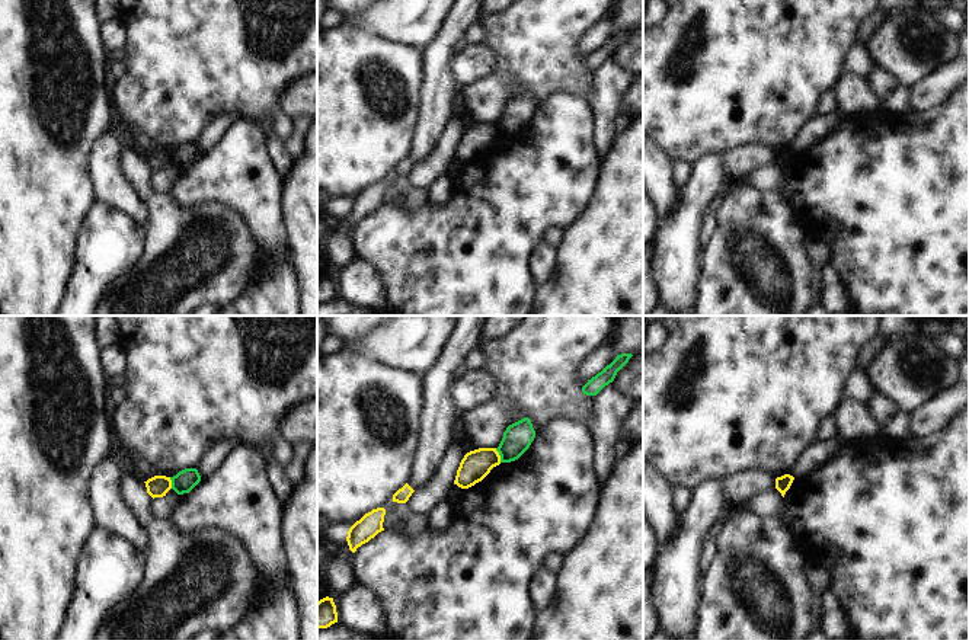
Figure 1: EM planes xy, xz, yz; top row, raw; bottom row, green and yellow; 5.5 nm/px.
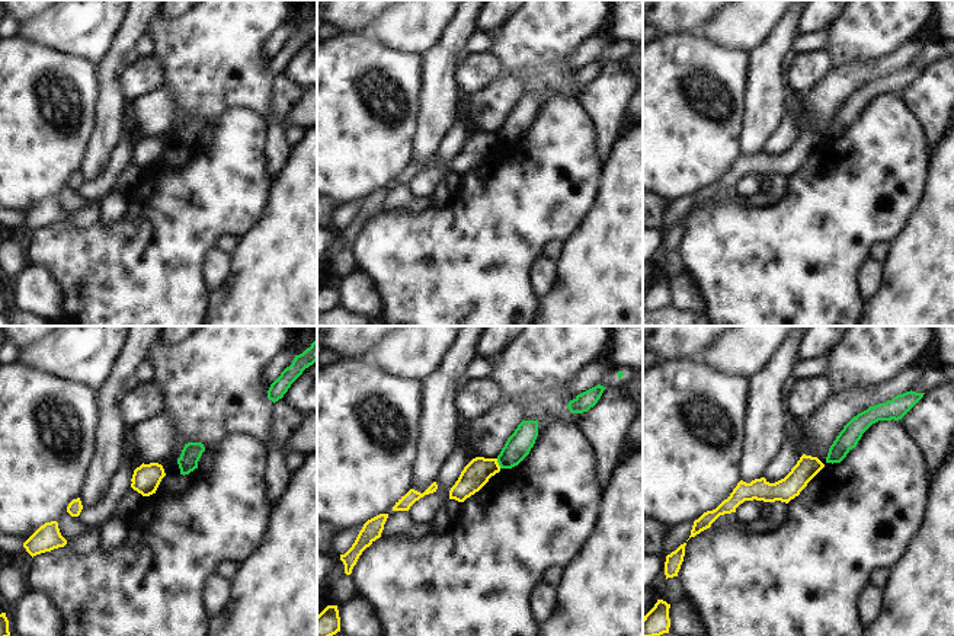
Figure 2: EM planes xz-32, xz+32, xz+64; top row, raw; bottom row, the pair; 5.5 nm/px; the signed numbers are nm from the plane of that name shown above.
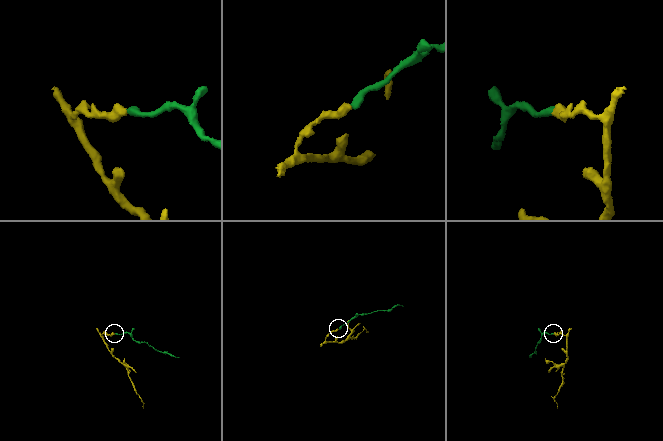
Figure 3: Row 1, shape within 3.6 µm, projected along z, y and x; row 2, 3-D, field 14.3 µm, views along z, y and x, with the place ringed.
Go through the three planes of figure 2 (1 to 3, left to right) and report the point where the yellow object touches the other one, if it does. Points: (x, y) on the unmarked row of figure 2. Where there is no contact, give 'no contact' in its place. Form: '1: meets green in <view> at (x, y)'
1: no contact
2: meets green in xz+32 at (498, 136)
3: no contact

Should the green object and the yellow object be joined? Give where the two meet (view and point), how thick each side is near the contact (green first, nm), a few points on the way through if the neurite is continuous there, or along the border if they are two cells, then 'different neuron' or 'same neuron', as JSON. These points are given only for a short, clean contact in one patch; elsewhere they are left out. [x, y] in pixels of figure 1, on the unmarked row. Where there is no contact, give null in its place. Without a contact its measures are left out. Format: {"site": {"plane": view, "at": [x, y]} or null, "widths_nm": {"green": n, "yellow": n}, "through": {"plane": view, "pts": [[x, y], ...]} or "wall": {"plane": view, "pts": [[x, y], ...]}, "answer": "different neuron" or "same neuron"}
{"site": {"plane": "xz", "at": [499, 128]}, "widths_nm": {"green": 160, "yellow": 160}, "wall": {"plane": "xz", "pts": [[495, 122], [501, 136]]}, "answer": "different neuron"}

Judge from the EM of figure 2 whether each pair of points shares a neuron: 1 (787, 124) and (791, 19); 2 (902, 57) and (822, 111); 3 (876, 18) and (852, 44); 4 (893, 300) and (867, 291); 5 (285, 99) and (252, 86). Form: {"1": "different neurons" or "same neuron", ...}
{"1": "different neurons", "2": "same neuron", "3": "same neuron", "4": "different neurons", "5": "different neurons"}

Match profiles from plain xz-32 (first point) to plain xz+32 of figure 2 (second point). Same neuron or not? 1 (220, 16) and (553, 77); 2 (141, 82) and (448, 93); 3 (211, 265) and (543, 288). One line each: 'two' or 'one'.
1: one
2: two
3: one

